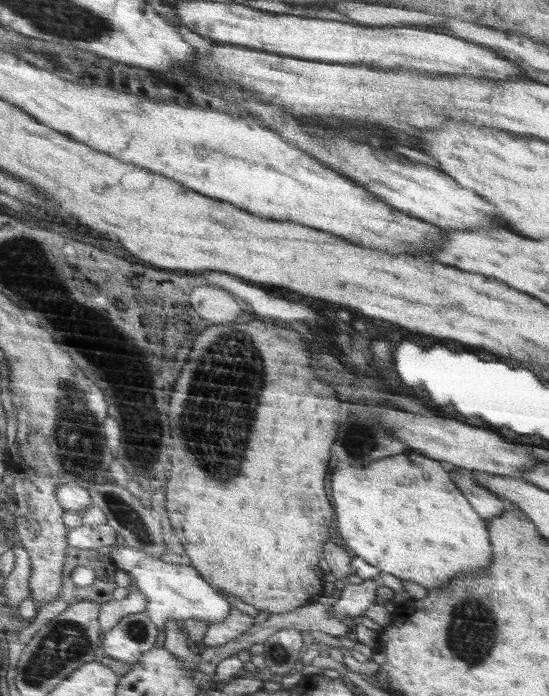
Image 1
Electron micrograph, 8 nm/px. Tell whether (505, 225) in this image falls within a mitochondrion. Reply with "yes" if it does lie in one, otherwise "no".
no

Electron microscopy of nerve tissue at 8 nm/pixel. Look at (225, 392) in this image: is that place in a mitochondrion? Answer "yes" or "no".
yes

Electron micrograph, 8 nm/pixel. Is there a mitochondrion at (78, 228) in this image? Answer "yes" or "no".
no

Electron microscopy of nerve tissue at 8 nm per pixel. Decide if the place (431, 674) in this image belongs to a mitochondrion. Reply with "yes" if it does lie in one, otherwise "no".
no

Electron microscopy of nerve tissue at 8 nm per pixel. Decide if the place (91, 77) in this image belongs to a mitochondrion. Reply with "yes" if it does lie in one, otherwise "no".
no

